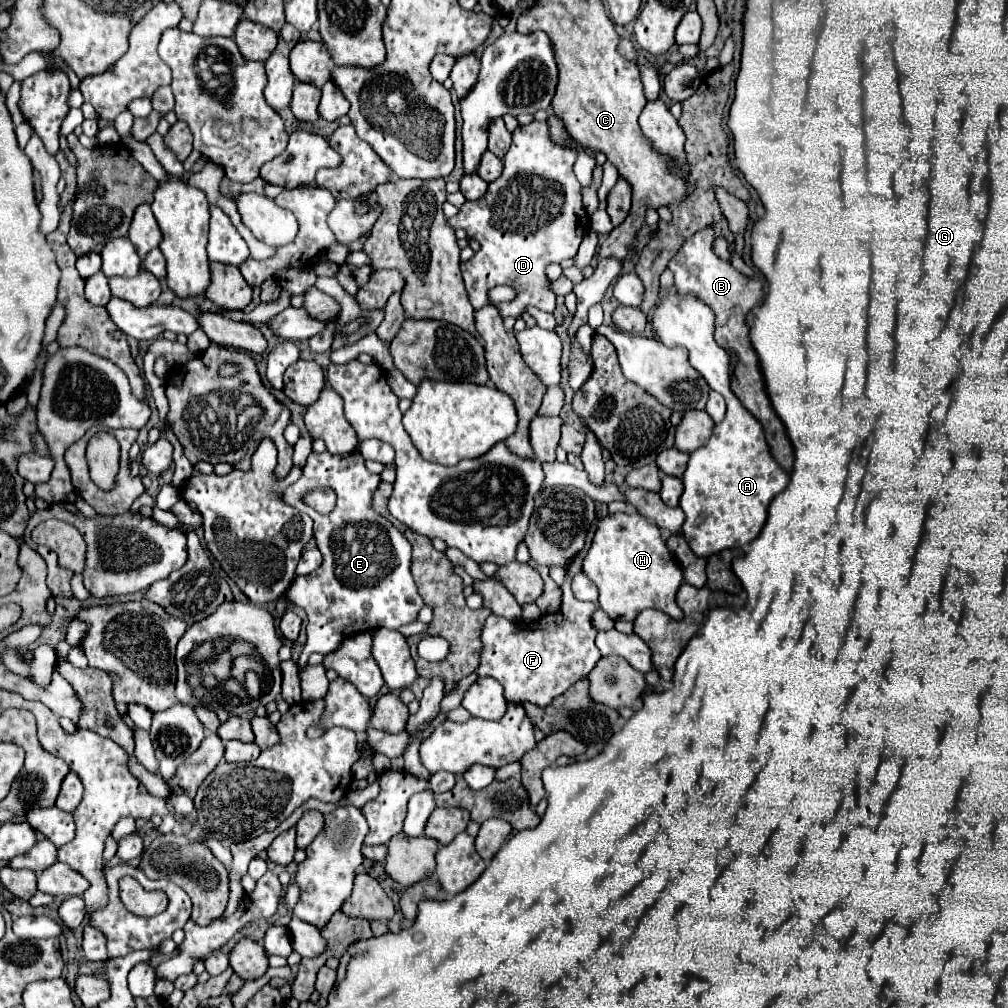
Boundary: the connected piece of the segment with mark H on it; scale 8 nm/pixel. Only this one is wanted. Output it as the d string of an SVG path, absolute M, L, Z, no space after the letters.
M617 512L599 520L593 544L583 560L583 572L599 590L599 606L611 620L633 622L645 608L661 610L679 620L683 612L675 604L675 594L683 582L683 572L659 534L659 528L637 512Z

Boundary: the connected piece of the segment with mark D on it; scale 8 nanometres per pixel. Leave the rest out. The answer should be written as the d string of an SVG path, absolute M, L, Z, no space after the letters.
M531 122L527 126L519 126L513 132L513 144L503 158L503 174L489 184L483 198L475 202L465 202L453 218L447 218L447 224L451 224L453 230L463 228L469 238L475 238L481 244L481 250L471 260L461 264L469 302L475 310L483 308L489 302L487 292L499 284L507 284L517 290L517 298L513 302L497 304L501 316L521 316L523 304L531 304L543 312L555 310L555 294L549 290L545 268L551 262L563 262L567 258L573 258L589 226L589 216L581 204L581 184L573 174L575 160L575 150L565 150L551 142L547 122Z

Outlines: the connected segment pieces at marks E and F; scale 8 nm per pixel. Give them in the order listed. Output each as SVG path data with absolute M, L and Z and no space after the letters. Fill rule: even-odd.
M311 452L303 476L283 492L283 502L313 518L313 532L317 546L323 554L319 570L297 576L287 590L287 598L301 606L307 616L307 644L301 652L299 664L305 666L309 654L333 652L347 636L367 630L399 628L411 624L417 612L425 606L411 576L411 544L407 538L383 516L373 512L371 496L381 482L381 476L365 468L365 458L359 452L347 456L333 456L329 452ZM329 486L337 494L337 506L331 514L323 516L303 502L303 494L311 488Z
M569 564L565 568L565 582L561 586L561 608L553 614L543 614L537 622L519 628L503 616L491 614L483 626L481 662L475 670L479 678L495 678L509 702L531 702L535 706L547 706L553 698L563 694L571 684L585 678L599 662L601 652L595 646L597 628L591 624L595 602L581 602L571 592Z

